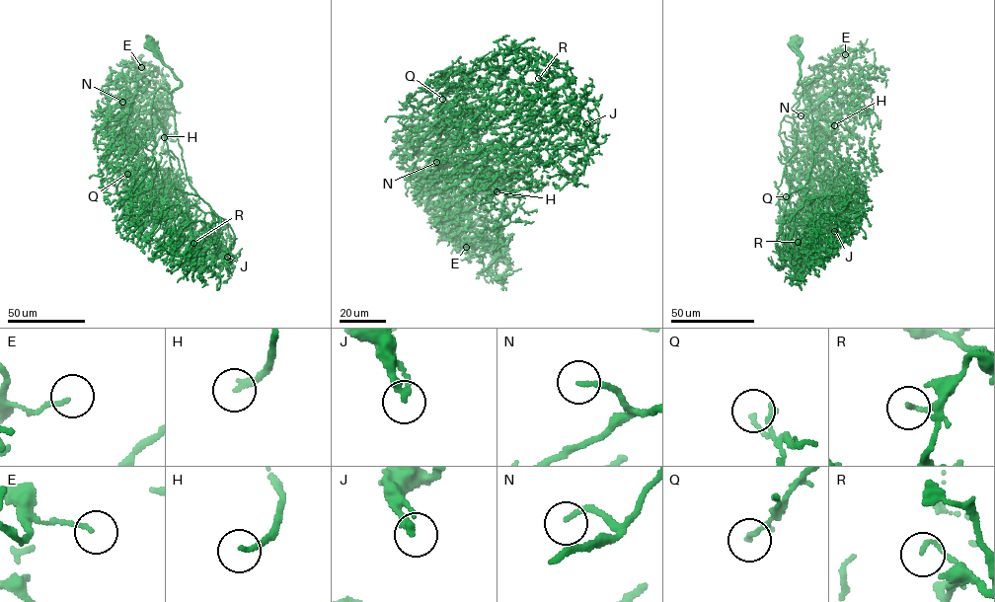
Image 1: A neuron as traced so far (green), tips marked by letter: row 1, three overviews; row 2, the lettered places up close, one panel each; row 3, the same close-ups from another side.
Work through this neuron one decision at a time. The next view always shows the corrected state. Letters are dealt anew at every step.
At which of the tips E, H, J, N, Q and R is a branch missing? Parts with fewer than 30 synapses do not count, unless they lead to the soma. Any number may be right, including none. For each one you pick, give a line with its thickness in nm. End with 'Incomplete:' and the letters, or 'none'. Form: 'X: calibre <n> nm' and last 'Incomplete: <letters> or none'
H: calibre 190 nm
N: calibre 170 nm
Incomplete: H, N

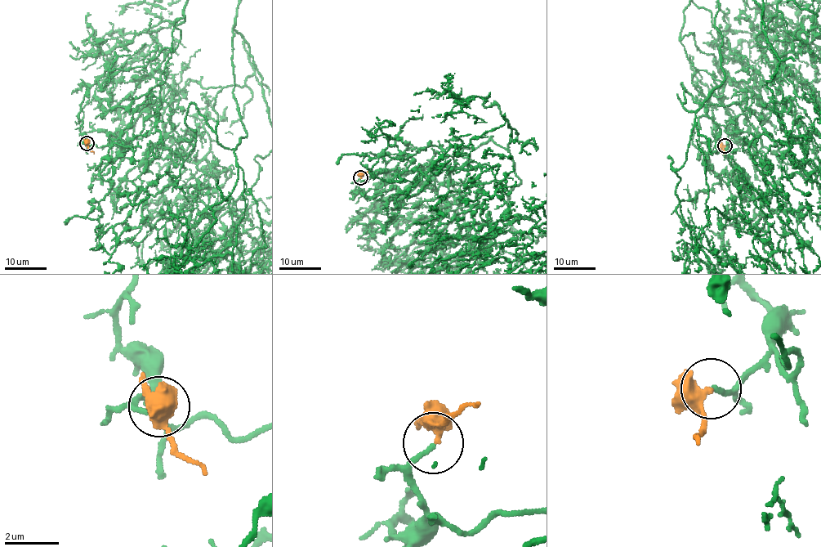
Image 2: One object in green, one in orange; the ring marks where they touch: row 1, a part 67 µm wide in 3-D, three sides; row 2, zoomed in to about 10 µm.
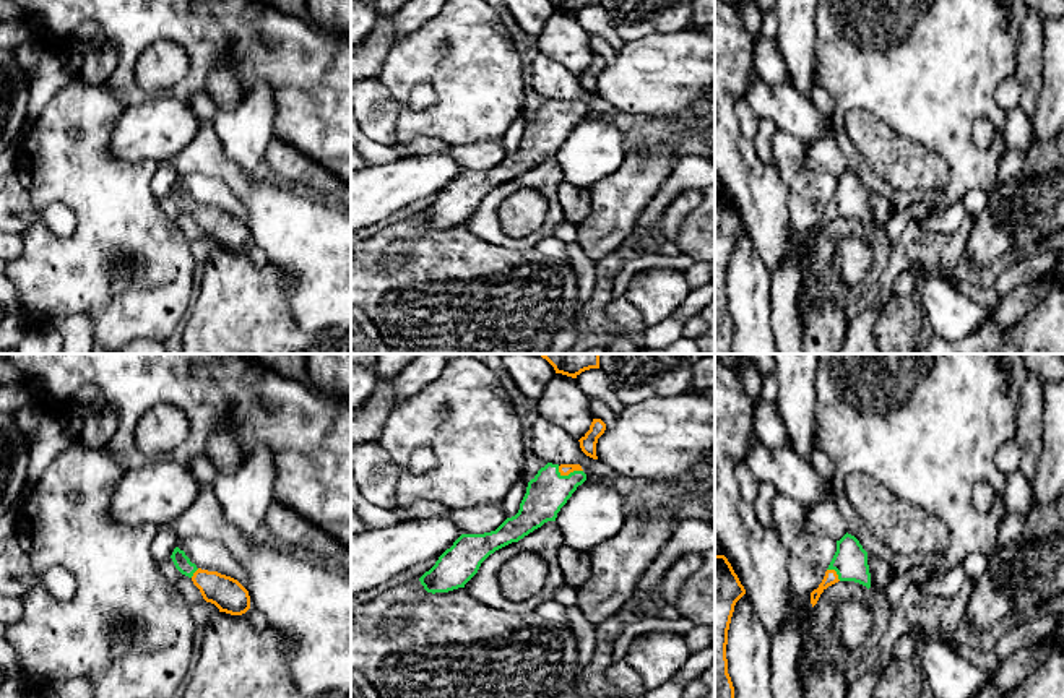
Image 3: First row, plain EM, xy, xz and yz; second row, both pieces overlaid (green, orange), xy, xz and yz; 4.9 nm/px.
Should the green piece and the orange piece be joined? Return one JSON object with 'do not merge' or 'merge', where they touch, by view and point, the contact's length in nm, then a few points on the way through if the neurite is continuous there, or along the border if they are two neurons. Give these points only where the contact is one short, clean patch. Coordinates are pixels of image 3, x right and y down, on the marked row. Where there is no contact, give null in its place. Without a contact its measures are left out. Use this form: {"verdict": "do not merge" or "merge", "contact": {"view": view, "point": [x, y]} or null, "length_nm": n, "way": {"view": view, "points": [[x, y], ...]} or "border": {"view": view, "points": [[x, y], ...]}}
{"verdict": "merge", "contact": {"view": "xz", "point": [569, 474]}, "length_nm": 130, "way": {"view": "xz", "points": [[548, 492], [569, 474], [564, 469]]}}

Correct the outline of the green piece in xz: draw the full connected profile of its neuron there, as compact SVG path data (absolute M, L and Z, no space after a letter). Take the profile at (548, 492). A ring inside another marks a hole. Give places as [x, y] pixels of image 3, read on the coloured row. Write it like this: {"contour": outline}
{"contour": "M547 463L528 482L515 516L507 518L495 531L461 534L419 578L421 584L432 594L465 588L491 554L518 542L544 523L556 521L560 508L585 480L580 464Z"}

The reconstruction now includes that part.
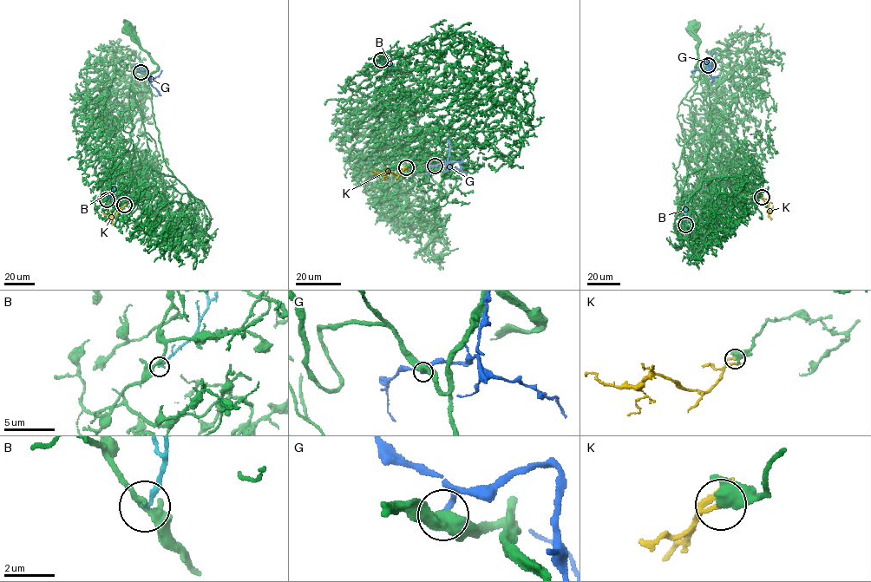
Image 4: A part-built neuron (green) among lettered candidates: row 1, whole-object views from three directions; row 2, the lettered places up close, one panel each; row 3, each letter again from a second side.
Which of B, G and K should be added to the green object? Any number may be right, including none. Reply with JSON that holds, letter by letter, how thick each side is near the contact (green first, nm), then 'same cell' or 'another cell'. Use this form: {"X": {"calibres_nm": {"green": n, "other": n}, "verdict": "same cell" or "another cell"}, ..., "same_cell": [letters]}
{"B": {"calibres_nm": {"green": 200, "other": 190}, "verdict": "another cell"}, "G": {"calibres_nm": {"green": 440, "other": 260}, "verdict": "another cell"}, "K": {"calibres_nm": {"green": 440, "other": 150}, "verdict": "another cell"}, "same_cell": []}

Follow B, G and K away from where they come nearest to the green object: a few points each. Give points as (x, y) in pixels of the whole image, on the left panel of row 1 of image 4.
B: (107, 199), (111, 195), (114, 184)
G: (140, 72), (147, 68), (150, 83), (160, 95)
K: (124, 205), (111, 218), (102, 212)

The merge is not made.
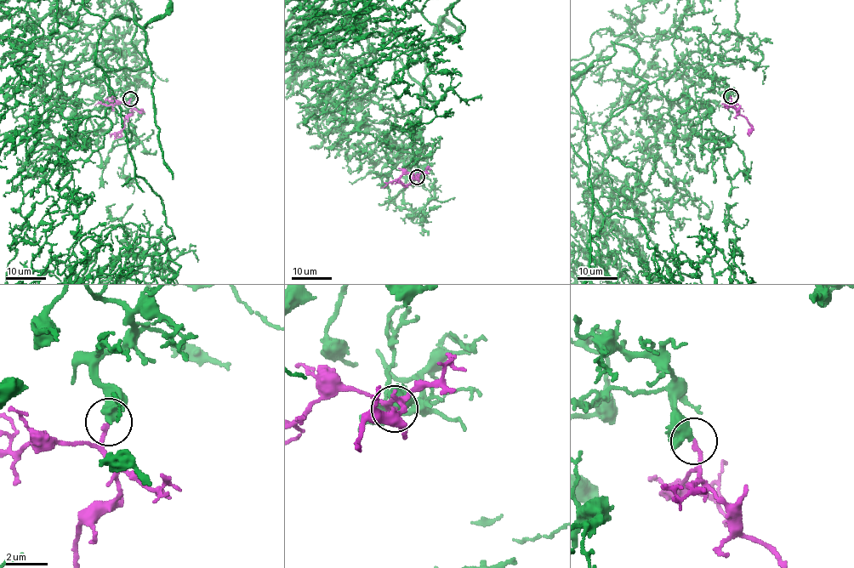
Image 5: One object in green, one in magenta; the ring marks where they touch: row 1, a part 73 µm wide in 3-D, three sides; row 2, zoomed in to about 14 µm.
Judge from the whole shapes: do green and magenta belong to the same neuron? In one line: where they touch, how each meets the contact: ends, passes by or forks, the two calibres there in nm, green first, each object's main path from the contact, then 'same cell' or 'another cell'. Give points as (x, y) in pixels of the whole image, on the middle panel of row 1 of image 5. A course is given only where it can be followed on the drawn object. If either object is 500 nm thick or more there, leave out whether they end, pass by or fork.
place (417, 177); calibres 650 and 200 nm; course green (418, 177), (394, 65), (432, 103), (424, 46), (441, 19), (460, 33), (382, 53); course magenta (418, 177), (407, 185), (395, 181); same cell

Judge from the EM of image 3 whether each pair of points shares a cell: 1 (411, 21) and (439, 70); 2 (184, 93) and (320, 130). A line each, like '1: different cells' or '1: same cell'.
1: different cells
2: same cell

